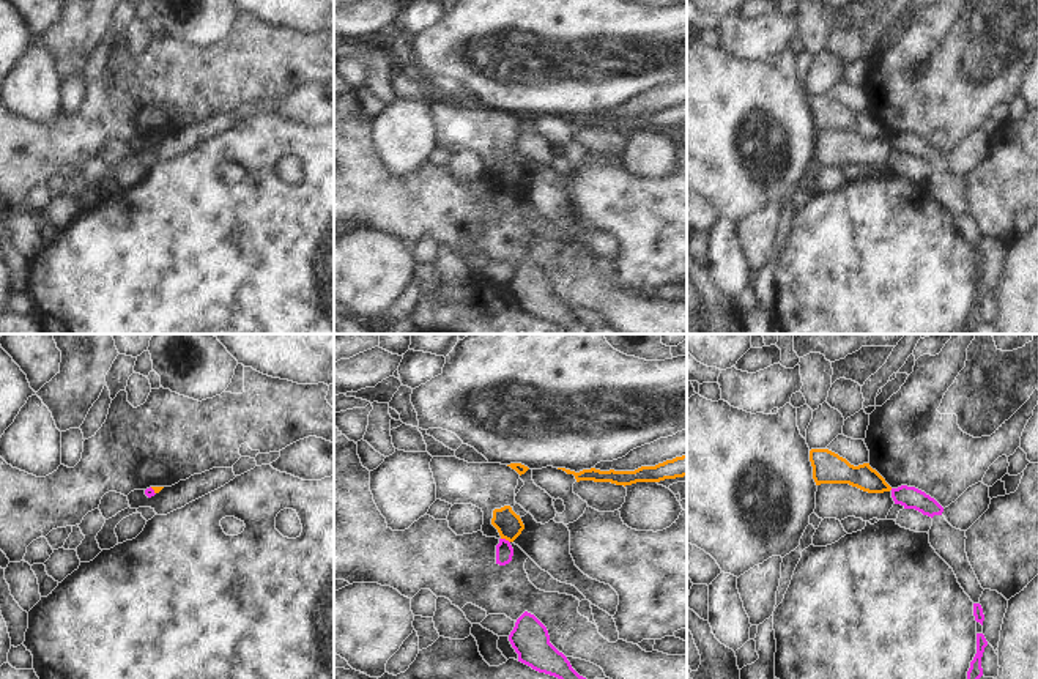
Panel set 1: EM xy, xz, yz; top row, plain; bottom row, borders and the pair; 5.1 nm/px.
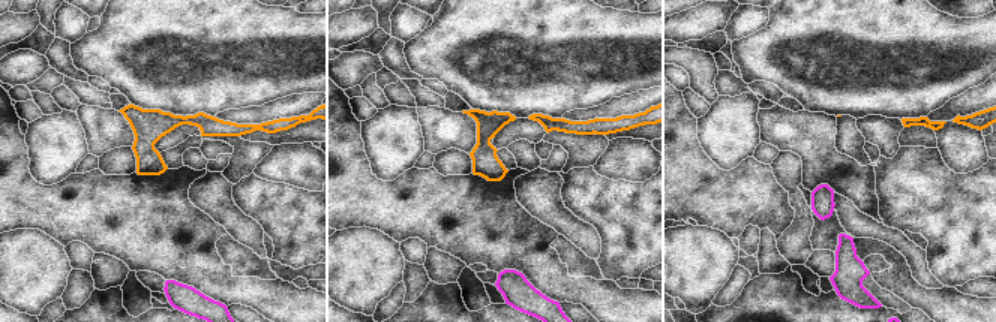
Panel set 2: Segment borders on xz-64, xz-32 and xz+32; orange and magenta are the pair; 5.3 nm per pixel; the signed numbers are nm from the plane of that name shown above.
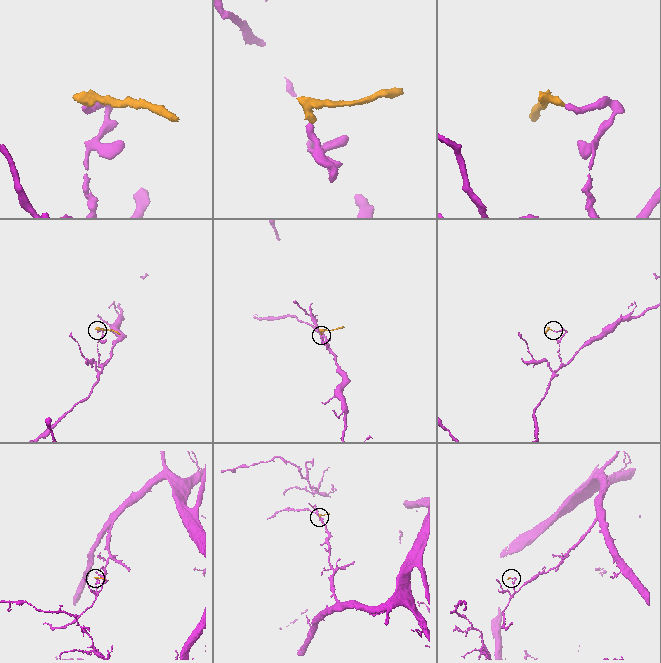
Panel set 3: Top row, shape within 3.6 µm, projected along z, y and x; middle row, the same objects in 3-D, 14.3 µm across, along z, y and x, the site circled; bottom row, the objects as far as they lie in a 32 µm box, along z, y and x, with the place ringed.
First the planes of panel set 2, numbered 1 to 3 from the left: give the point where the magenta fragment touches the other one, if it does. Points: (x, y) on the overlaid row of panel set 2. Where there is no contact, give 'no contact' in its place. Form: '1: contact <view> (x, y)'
1: no contact
2: no contact
3: no contact

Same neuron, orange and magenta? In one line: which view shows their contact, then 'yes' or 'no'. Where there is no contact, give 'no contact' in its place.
meets orange in xz; no

